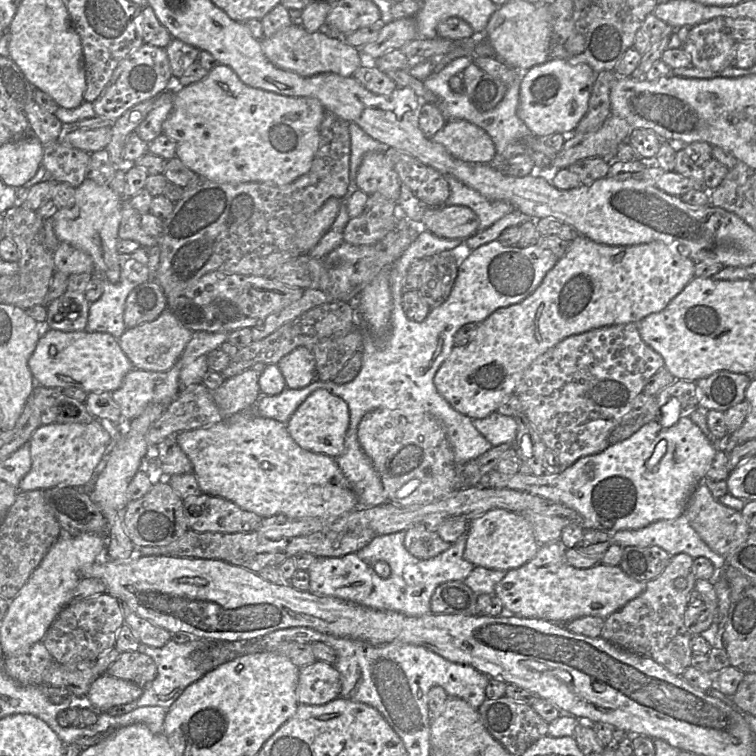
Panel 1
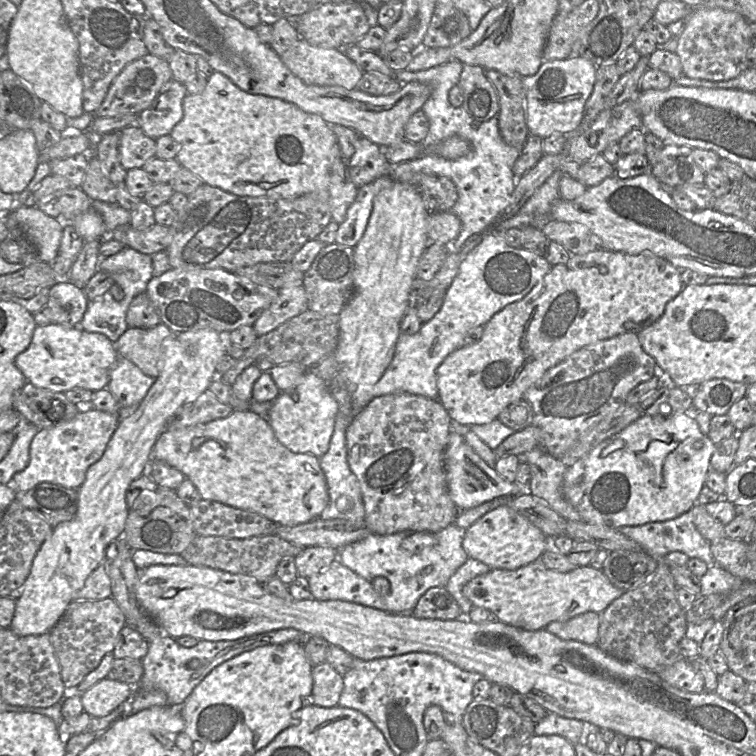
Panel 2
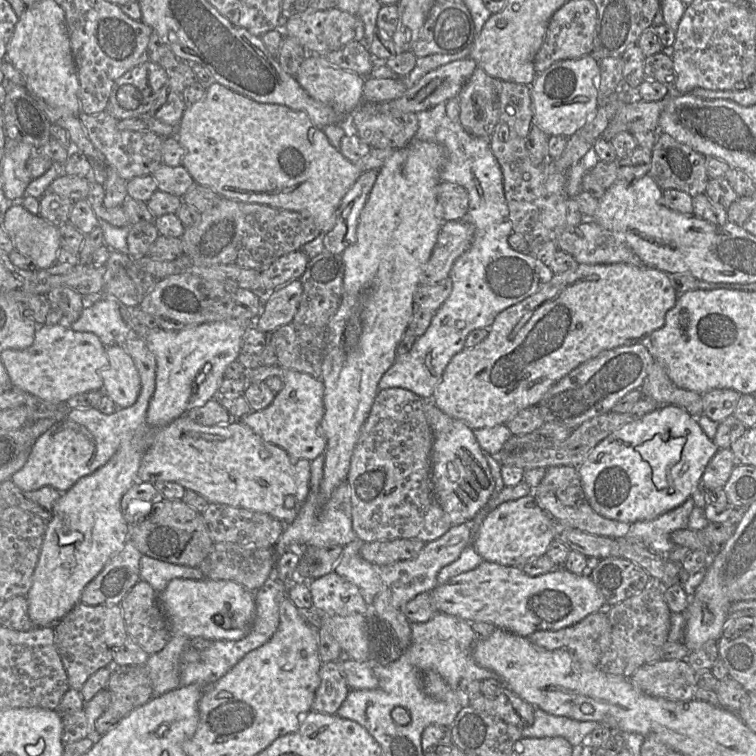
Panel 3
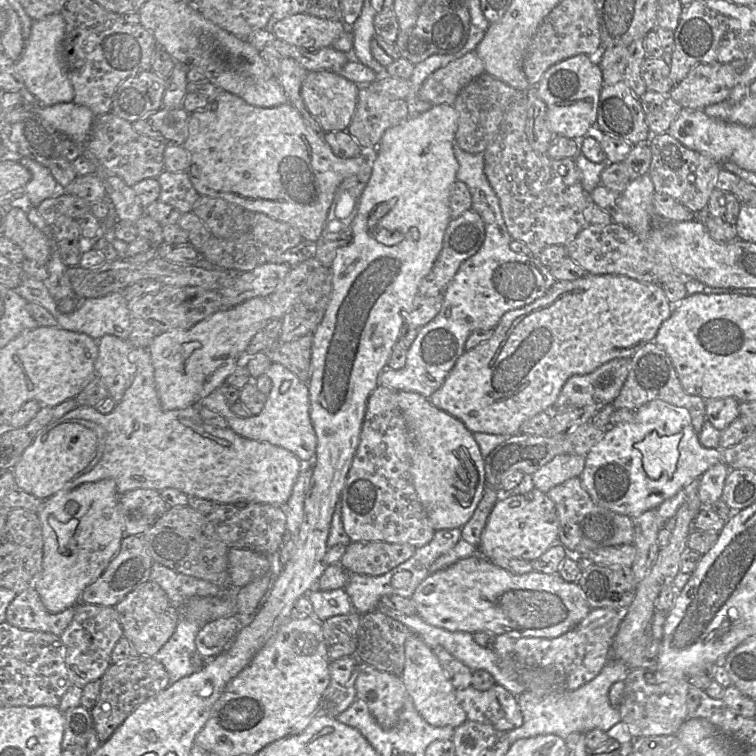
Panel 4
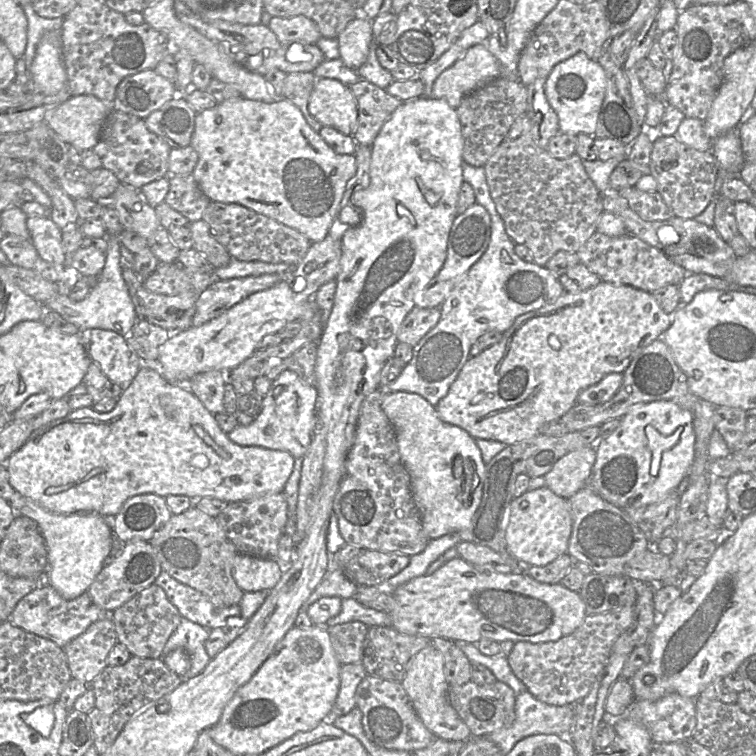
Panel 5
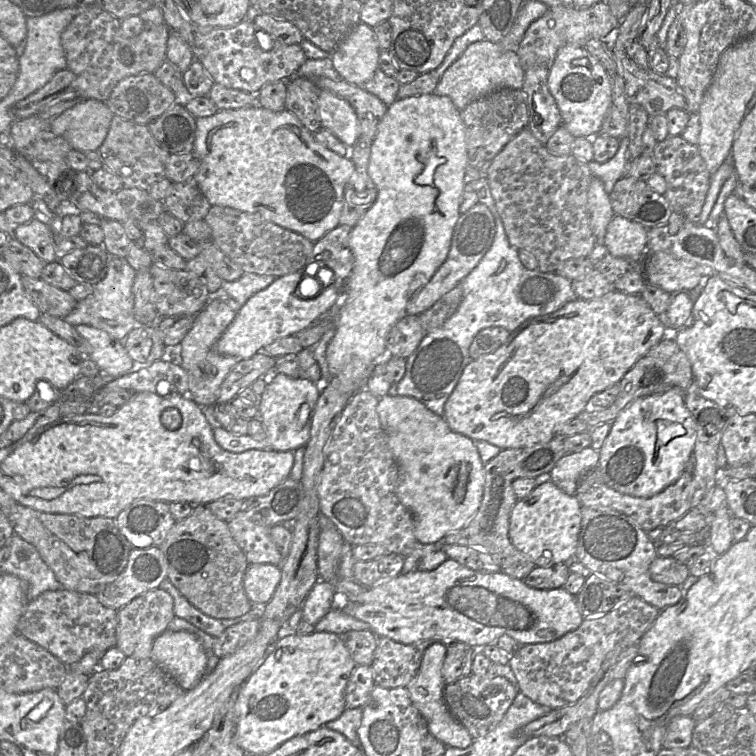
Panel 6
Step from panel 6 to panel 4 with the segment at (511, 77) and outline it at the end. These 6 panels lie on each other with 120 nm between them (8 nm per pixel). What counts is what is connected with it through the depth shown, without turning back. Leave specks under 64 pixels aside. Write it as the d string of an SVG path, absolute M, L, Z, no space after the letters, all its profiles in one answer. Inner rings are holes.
M476 51L450 62L433 72L422 84L419 97L433 105L453 105L459 92L473 79L485 73L483 61Z

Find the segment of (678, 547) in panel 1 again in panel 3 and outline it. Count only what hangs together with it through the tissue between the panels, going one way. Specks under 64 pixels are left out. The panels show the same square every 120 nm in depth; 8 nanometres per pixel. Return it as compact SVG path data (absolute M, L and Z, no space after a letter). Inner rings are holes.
M690 496L680 506L655 519L632 523L625 537L641 542L658 555L668 556L678 547L671 540L671 534L676 530L687 528L689 516L694 507L695 504Z

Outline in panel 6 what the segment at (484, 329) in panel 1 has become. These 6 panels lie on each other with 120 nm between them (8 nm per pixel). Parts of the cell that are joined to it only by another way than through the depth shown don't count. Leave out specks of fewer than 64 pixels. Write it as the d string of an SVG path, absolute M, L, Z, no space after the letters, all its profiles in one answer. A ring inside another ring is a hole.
M612 291L600 298L583 300L576 299L564 305L554 313L544 316L532 317L510 333L506 342L492 353L471 360L464 368L458 383L444 405L443 418L449 428L459 434L465 435L473 441L486 441L501 449L515 449L532 446L550 441L556 434L559 426L576 418L587 409L590 398L610 386L618 384L623 376L643 357L653 346L667 337L668 329L656 315L651 307L640 295L629 295L621 291Z

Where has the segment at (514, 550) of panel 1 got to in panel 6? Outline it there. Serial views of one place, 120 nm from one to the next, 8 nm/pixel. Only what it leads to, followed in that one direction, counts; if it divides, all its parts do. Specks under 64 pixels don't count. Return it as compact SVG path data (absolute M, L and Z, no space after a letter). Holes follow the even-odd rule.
M552 481L536 486L525 498L518 499L509 521L512 544L537 567L551 567L576 558L581 527L581 504L575 495L568 495Z

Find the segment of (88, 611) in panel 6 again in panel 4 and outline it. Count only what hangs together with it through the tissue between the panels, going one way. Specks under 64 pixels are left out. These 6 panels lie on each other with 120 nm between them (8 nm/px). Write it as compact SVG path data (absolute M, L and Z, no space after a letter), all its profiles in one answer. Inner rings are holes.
M36 589L17 594L6 610L6 622L17 628L61 636L71 623L75 606L51 613L43 605Z

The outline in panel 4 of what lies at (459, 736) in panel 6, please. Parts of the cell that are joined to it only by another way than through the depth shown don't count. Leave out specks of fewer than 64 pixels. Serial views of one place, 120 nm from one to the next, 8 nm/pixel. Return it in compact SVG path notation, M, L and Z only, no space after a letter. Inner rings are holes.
M410 636L404 646L405 663L401 680L422 718L434 727L456 728L468 720L456 698L456 690L434 651L418 636Z

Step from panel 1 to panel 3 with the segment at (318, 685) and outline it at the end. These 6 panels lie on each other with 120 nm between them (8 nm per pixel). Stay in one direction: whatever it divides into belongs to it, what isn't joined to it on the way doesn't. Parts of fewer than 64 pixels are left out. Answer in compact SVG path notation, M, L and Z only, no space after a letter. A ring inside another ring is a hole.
M337 660L323 663L319 675L321 682L312 703L312 710L334 715L350 691L341 662Z

